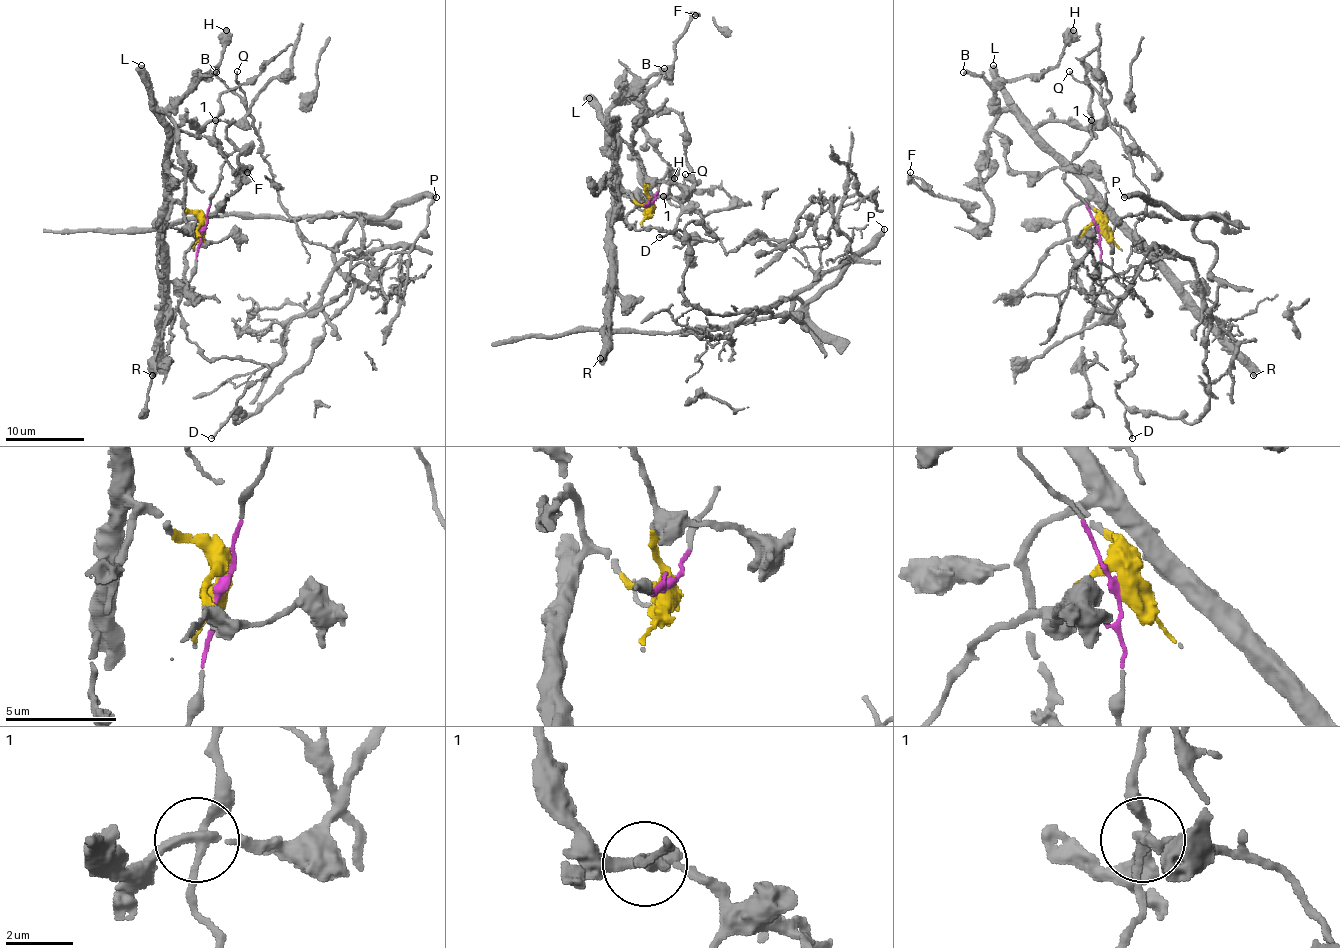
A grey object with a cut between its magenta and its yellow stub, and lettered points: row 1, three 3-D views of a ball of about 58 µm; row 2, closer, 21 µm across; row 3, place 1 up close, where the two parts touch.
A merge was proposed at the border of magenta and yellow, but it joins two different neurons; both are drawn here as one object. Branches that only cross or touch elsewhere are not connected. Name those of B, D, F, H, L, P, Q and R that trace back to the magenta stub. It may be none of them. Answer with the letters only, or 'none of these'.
D, P, Q

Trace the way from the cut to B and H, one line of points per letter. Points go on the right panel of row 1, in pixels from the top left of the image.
B: (1099, 229), (1099, 213), (1088, 202), (1088, 186), (1014, 110), (1002, 110), (994, 91), (981, 77), (963, 73)
H: (1099, 229), (1088, 186), (1014, 110), (1000, 108), (994, 99), (1006, 83), (1050, 71), (1074, 29)

